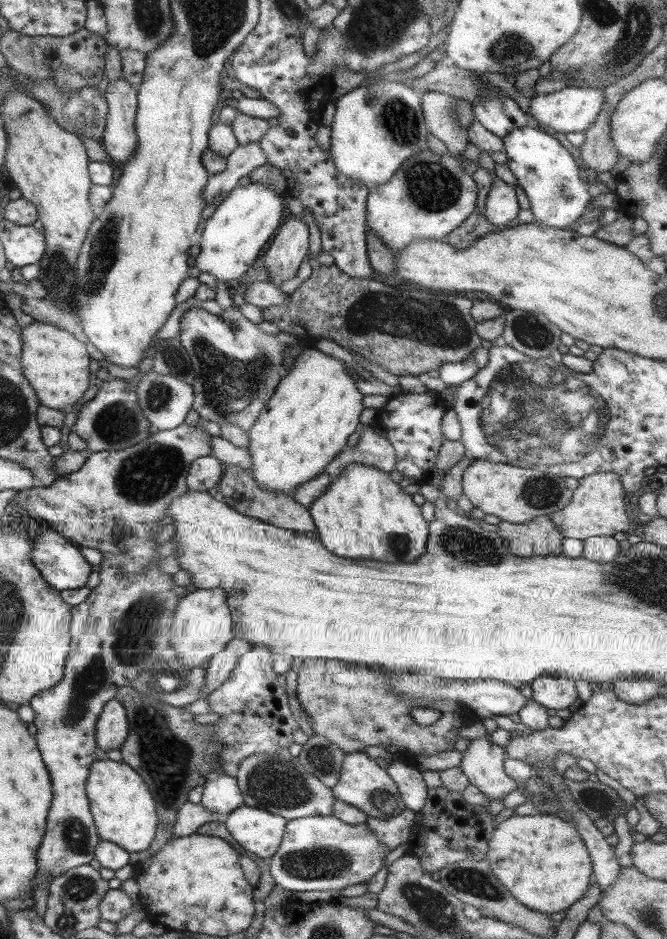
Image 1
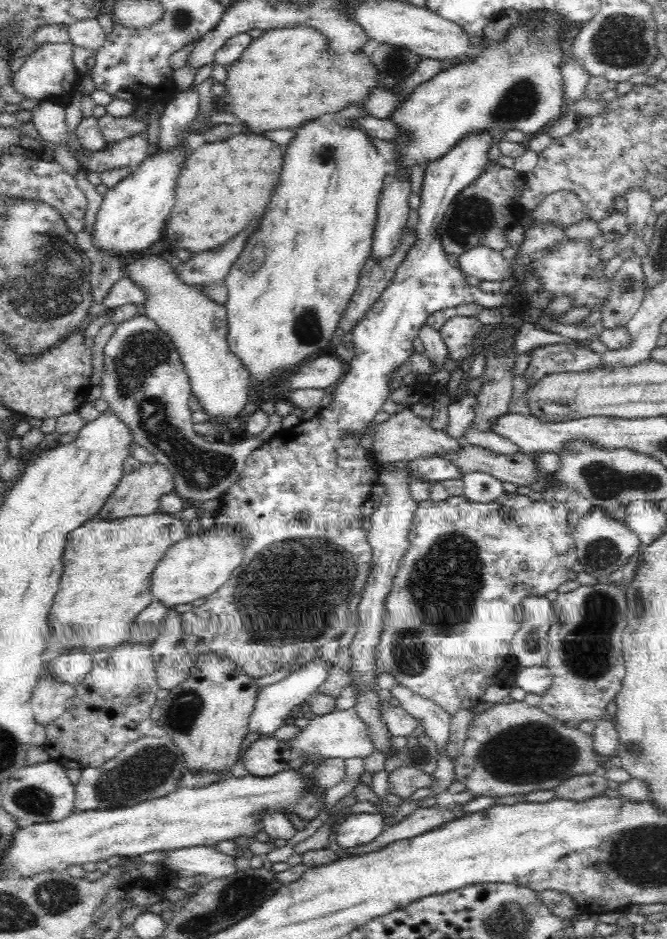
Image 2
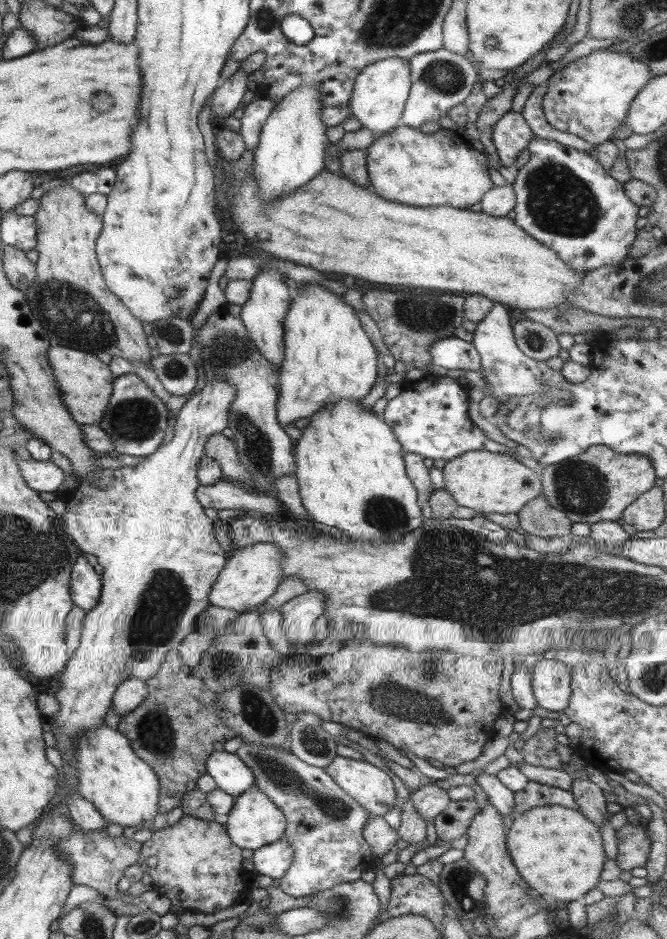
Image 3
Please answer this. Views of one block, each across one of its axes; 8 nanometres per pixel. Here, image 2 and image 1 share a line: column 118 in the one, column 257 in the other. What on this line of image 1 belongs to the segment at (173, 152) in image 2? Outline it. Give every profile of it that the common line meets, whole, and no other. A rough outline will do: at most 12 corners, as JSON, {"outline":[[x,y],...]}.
{"outline":[[232,188],[205,222],[194,266],[239,280],[281,226],[285,192]]}

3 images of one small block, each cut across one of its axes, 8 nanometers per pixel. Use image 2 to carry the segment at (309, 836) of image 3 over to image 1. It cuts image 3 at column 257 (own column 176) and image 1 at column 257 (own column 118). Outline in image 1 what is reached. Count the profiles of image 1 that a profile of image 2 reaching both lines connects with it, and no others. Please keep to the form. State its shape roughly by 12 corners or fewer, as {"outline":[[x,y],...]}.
{"outline":[[288,748],[243,758],[243,805],[286,821],[332,815],[332,790]]}

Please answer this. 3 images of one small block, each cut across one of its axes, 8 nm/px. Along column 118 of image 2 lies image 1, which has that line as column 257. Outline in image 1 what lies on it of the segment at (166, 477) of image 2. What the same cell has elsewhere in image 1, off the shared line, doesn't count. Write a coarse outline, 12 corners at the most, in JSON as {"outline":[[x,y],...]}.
{"outline":[[223,464],[217,485],[235,512],[315,534],[303,505],[264,491],[249,470]]}

